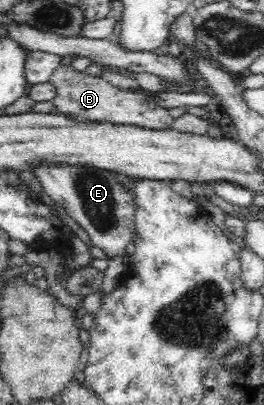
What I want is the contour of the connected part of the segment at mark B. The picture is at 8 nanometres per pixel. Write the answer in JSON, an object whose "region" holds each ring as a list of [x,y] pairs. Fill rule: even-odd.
{"region":[[[60,65],[50,76],[57,93],[52,101],[56,113],[72,119],[92,122],[111,122],[114,125],[134,125],[150,130],[174,130],[174,121],[168,108],[156,105],[154,95],[146,90],[121,89],[102,77],[78,72],[69,65]]]}

